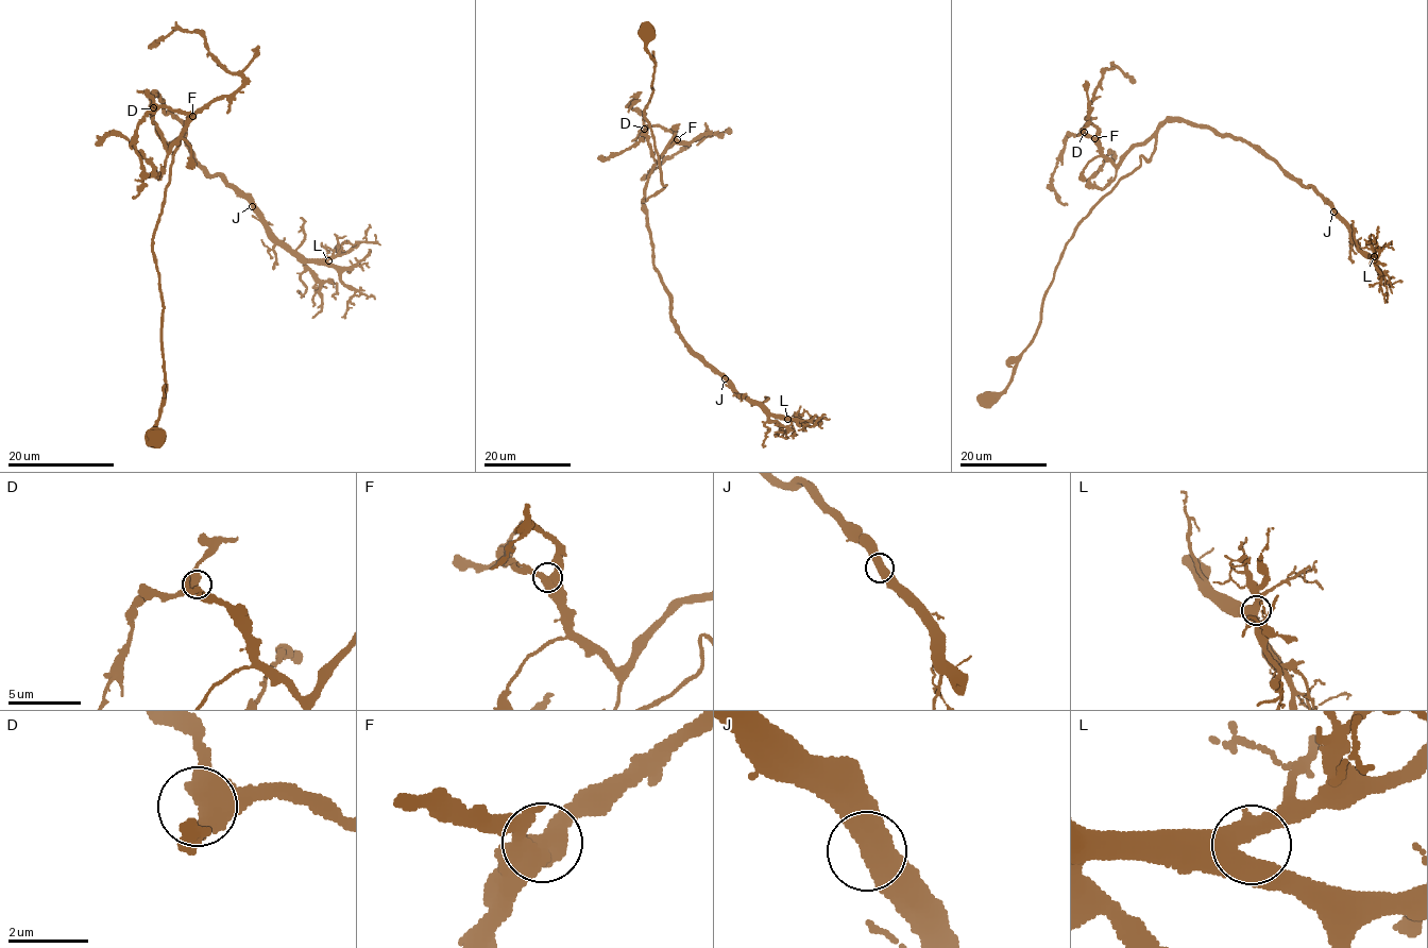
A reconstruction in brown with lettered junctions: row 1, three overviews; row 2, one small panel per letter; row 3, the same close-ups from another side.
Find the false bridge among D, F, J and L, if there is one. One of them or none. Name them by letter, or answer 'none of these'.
none of these

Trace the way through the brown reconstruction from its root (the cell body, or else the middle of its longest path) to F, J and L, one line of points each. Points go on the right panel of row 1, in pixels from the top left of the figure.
F: (985, 400), (1005, 389), (1033, 338), (1075, 226), (1155, 147), (1150, 137), (1115, 165), (1094, 138)
J: (985, 400), (1005, 389), (1033, 338), (1075, 226), (1151, 156), (1163, 121), (1207, 124), (1259, 147), (1333, 212)
L: (985, 400), (1005, 389), (1033, 338), (1075, 226), (1151, 156), (1163, 121), (1207, 124), (1259, 147), (1374, 256)

